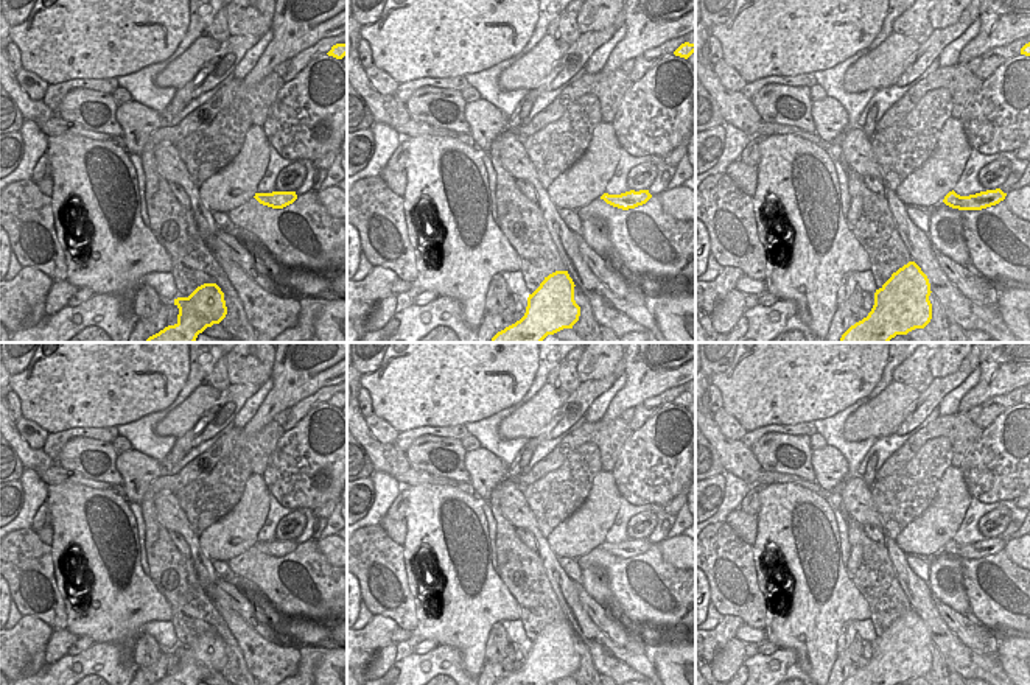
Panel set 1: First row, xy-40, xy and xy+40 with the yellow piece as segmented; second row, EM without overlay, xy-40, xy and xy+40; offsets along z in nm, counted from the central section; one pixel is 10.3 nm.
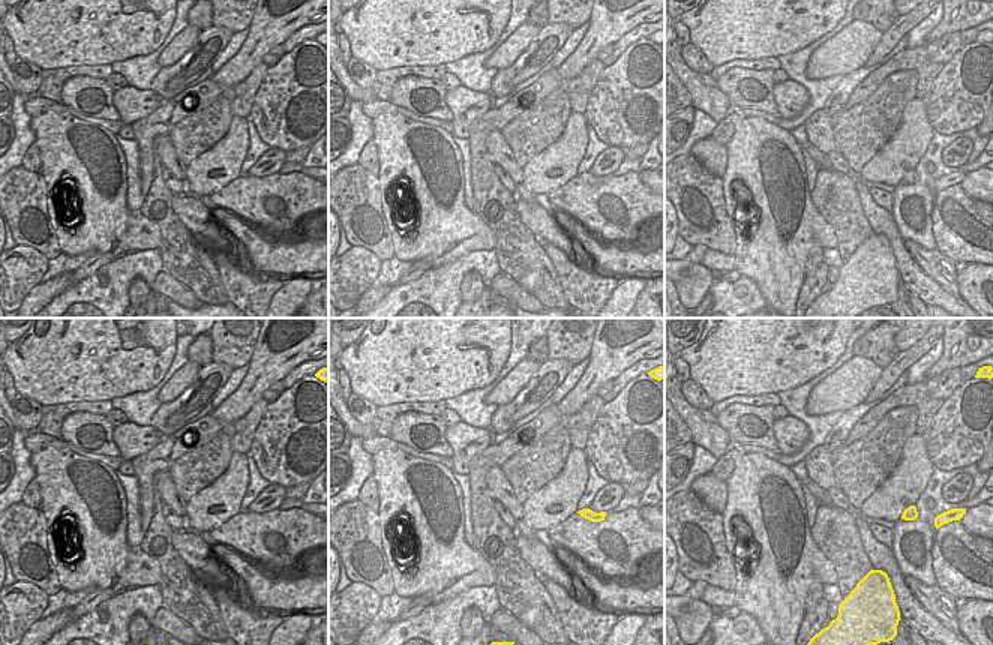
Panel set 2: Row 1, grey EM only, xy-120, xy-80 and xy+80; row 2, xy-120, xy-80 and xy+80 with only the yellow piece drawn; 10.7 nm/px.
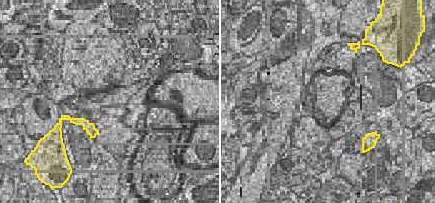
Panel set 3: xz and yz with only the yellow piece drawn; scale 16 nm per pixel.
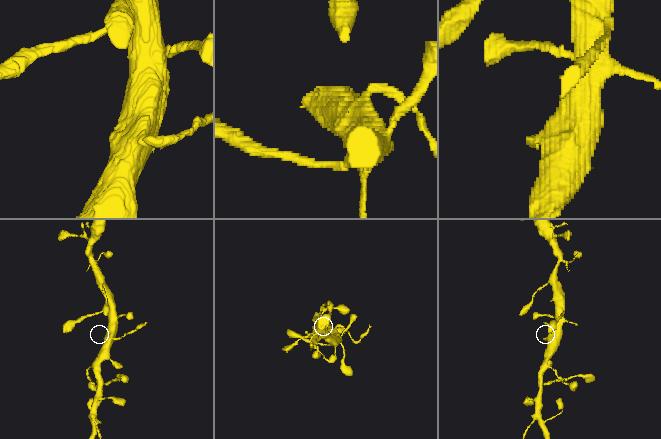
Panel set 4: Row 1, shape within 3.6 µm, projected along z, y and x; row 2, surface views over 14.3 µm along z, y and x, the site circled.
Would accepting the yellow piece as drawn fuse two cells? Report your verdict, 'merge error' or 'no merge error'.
merge error

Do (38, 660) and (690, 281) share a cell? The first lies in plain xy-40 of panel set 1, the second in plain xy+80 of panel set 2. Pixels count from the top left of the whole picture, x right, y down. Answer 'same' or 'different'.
same

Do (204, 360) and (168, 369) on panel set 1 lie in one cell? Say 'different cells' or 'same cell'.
different cells

